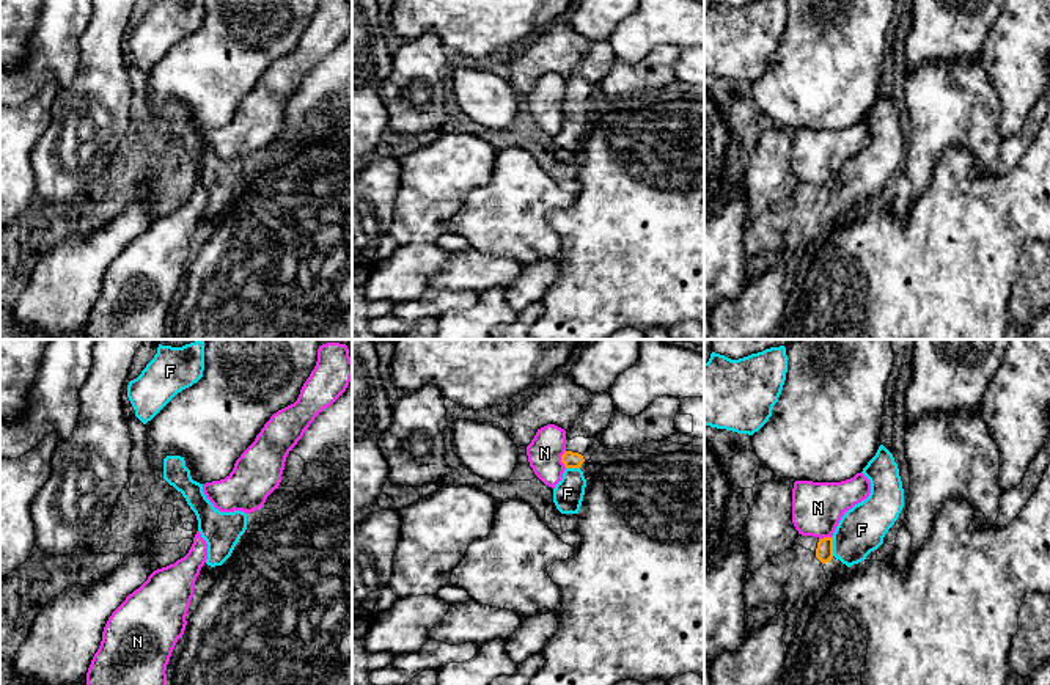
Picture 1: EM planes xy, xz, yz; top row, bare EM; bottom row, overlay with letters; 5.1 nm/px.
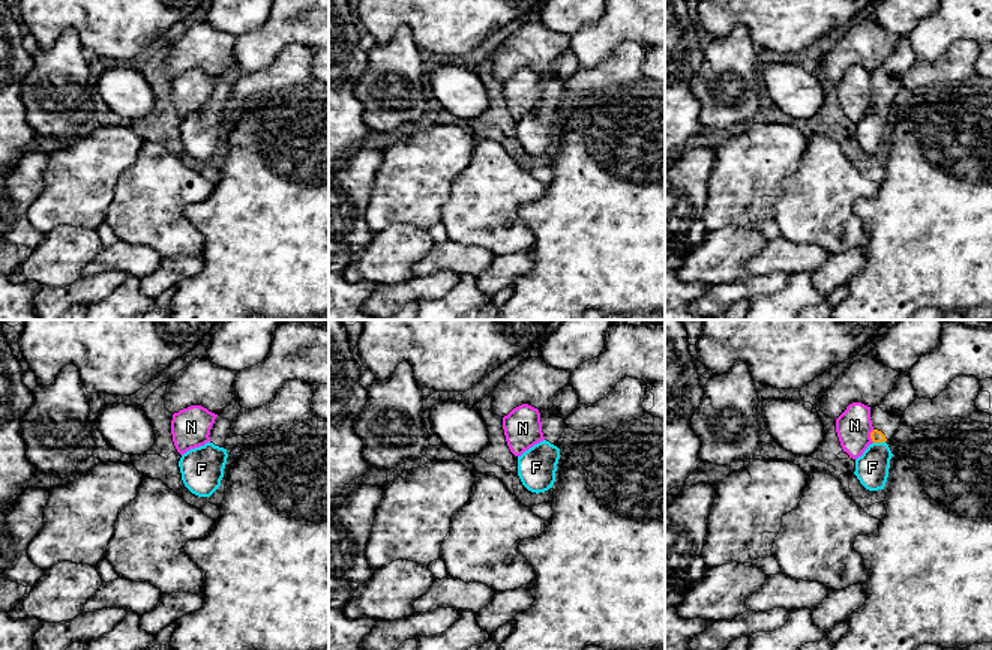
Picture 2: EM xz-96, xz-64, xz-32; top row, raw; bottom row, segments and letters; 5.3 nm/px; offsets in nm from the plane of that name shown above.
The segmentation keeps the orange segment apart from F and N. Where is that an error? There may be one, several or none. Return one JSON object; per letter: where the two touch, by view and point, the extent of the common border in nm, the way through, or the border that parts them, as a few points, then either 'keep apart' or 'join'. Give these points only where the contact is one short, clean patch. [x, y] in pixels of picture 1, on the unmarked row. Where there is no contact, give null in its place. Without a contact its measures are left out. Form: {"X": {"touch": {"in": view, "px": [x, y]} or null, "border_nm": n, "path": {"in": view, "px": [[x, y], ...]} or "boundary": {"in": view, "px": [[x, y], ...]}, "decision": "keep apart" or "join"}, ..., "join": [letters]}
{"F": {"touch": {"in": "yz", "px": [832, 195]}, "border_nm": 100, "path": {"in": "yz", "px": [[824, 200], [832, 195], [846, 194], [862, 178]]}, "decision": "join"}, "N": {"touch": {"in": "xz", "px": [561, 107]}, "border_nm": 100, "boundary": {"in": "xz", "px": [[565, 98], [561, 110], [566, 115]]}, "decision": "keep apart"}, "join": ["F"]}

